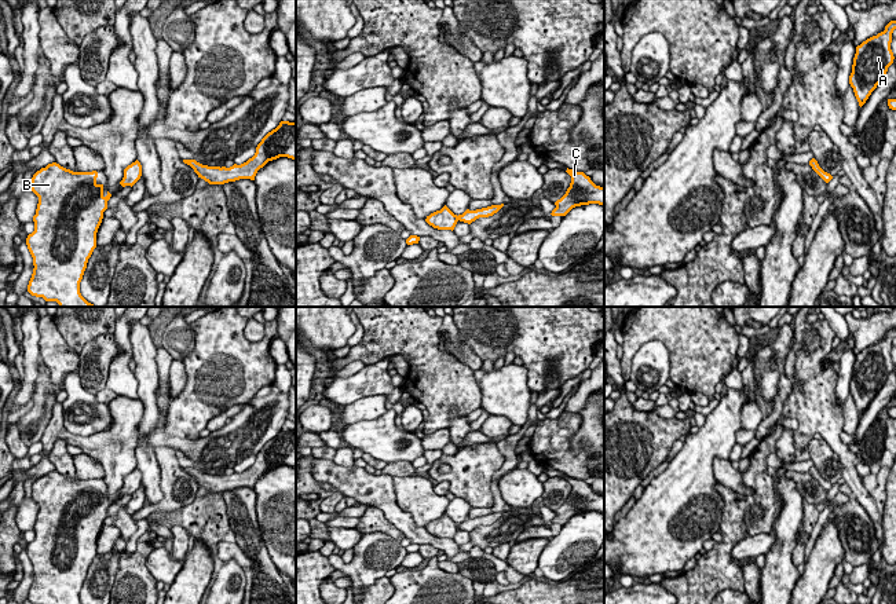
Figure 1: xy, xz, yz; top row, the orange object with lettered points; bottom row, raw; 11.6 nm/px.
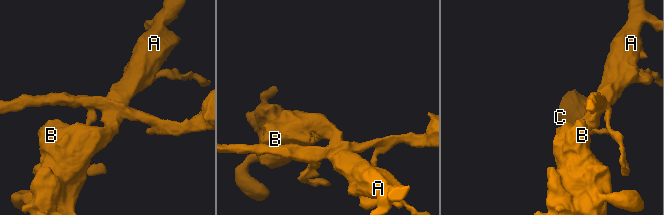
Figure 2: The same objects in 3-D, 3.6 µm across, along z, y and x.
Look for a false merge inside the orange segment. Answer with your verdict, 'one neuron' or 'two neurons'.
two neurons

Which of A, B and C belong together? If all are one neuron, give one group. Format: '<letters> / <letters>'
A B / C

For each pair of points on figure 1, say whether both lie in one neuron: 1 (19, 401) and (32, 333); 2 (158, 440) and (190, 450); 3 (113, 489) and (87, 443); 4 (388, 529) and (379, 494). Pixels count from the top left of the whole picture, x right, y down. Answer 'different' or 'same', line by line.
1: same
2: same
3: same
4: different

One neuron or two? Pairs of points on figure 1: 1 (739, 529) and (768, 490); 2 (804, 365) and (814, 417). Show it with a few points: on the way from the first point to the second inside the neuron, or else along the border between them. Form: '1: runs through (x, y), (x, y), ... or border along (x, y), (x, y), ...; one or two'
1: runs through (741, 519), (759, 500); one
2: runs through (809, 377), (814, 385), (814, 405); one

